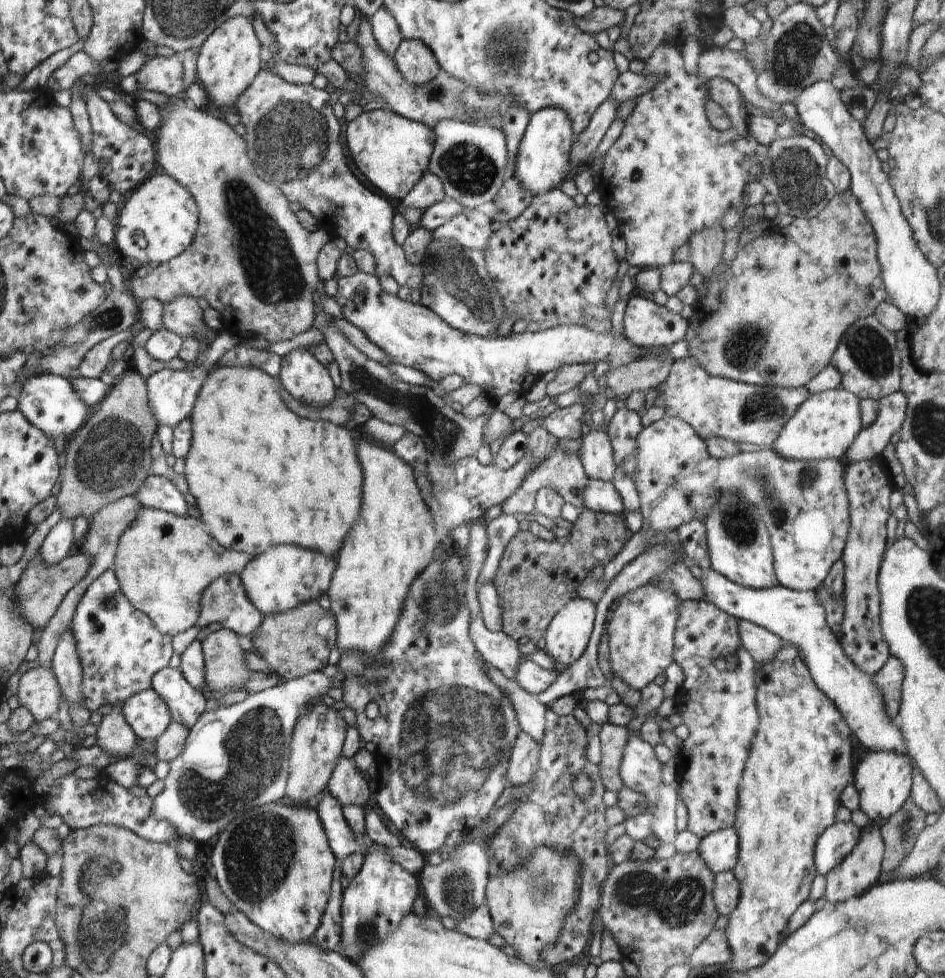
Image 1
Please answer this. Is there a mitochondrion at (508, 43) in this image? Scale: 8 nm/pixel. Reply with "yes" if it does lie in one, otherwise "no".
yes

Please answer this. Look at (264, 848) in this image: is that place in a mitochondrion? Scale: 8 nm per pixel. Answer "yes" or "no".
yes

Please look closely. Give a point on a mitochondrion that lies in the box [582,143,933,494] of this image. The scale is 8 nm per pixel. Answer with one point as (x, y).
(868, 350)

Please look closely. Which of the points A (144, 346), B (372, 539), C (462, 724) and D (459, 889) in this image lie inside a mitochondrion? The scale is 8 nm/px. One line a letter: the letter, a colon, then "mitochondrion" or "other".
A: other
B: other
C: mitochondrion
D: mitochondrion

